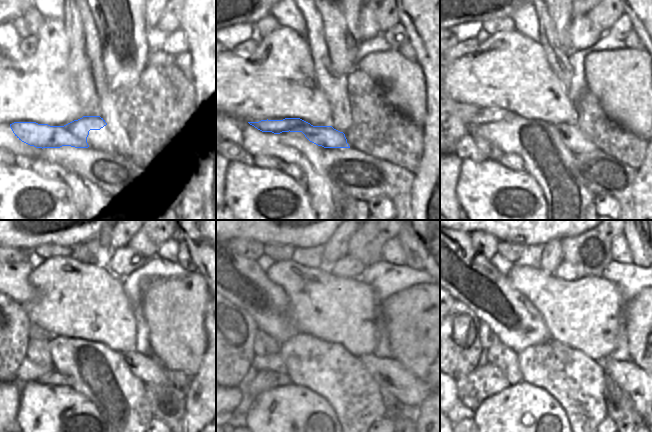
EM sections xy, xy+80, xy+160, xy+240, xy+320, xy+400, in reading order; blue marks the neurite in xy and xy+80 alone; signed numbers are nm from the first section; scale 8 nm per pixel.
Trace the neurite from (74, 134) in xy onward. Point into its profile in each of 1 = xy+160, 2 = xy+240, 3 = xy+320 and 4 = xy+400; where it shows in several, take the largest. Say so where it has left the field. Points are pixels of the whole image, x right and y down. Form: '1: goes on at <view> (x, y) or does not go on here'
1: goes on at xy+160 (571, 135)
2: goes on at xy+240 (148, 369)
3: goes on at xy+320 (390, 375)
4: goes on at xy+400 (643, 389)

